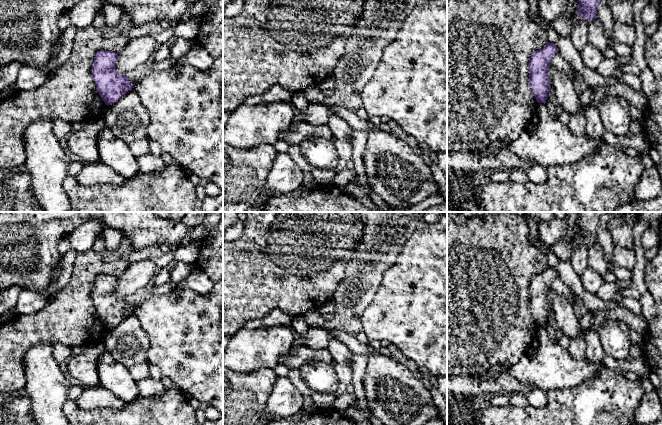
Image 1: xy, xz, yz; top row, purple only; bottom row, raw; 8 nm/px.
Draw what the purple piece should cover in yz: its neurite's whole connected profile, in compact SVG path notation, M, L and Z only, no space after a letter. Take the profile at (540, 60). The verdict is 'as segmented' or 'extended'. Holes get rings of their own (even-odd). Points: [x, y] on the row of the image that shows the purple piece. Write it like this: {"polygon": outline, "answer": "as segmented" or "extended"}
{"polygon": "M548 43L542 49L534 51L529 59L529 86L538 103L545 103L549 97L551 84L548 67L552 64L552 57L557 52L557 46Z", "answer": "as segmented"}

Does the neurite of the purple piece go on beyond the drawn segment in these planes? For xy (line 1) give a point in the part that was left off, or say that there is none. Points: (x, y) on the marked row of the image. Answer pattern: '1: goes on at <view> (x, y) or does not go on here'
1: does not go on here

